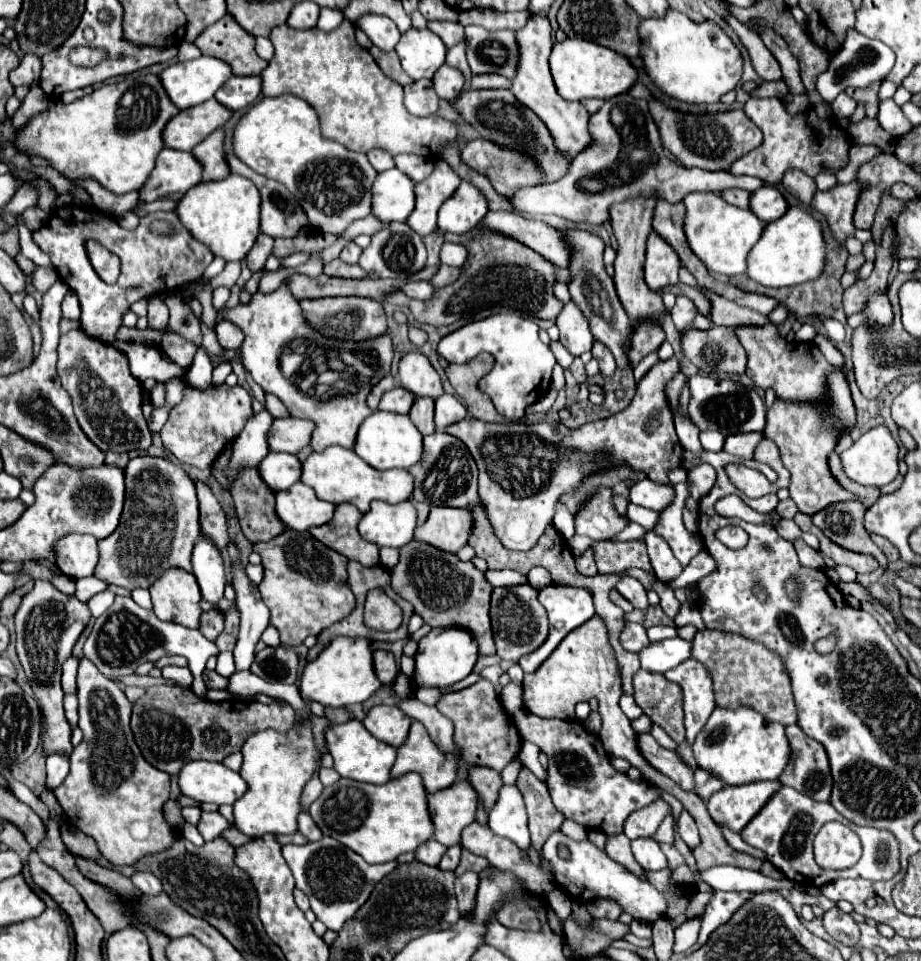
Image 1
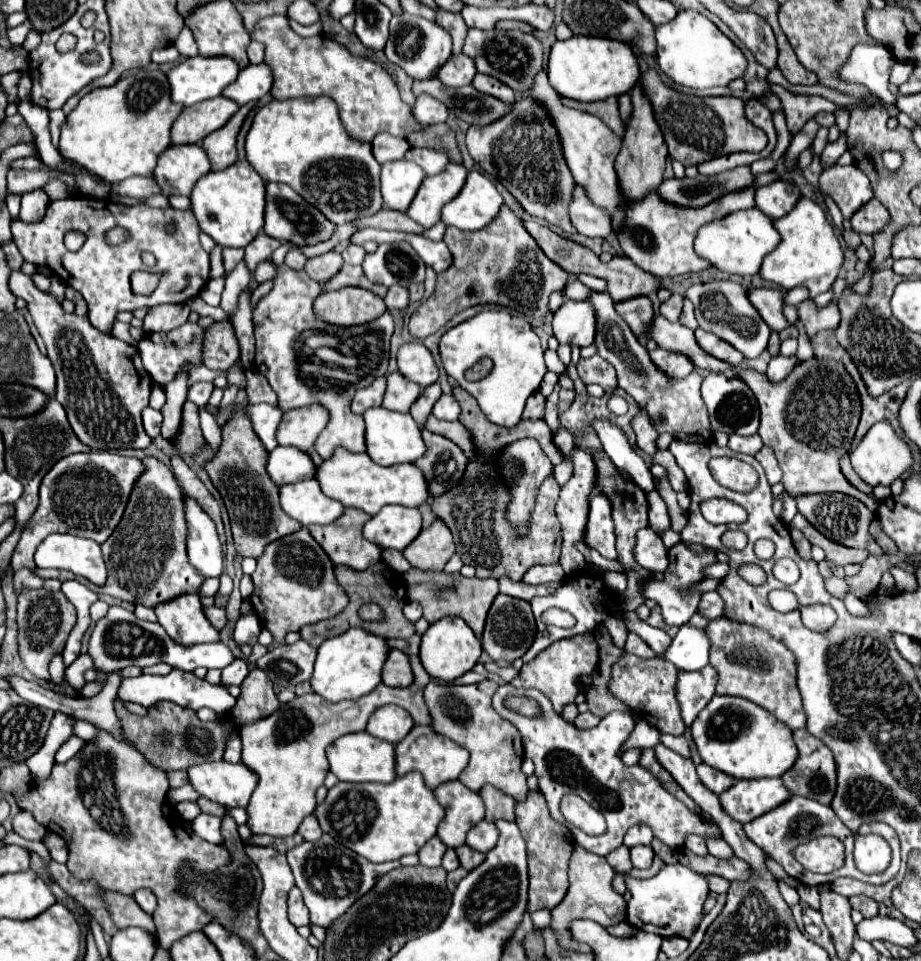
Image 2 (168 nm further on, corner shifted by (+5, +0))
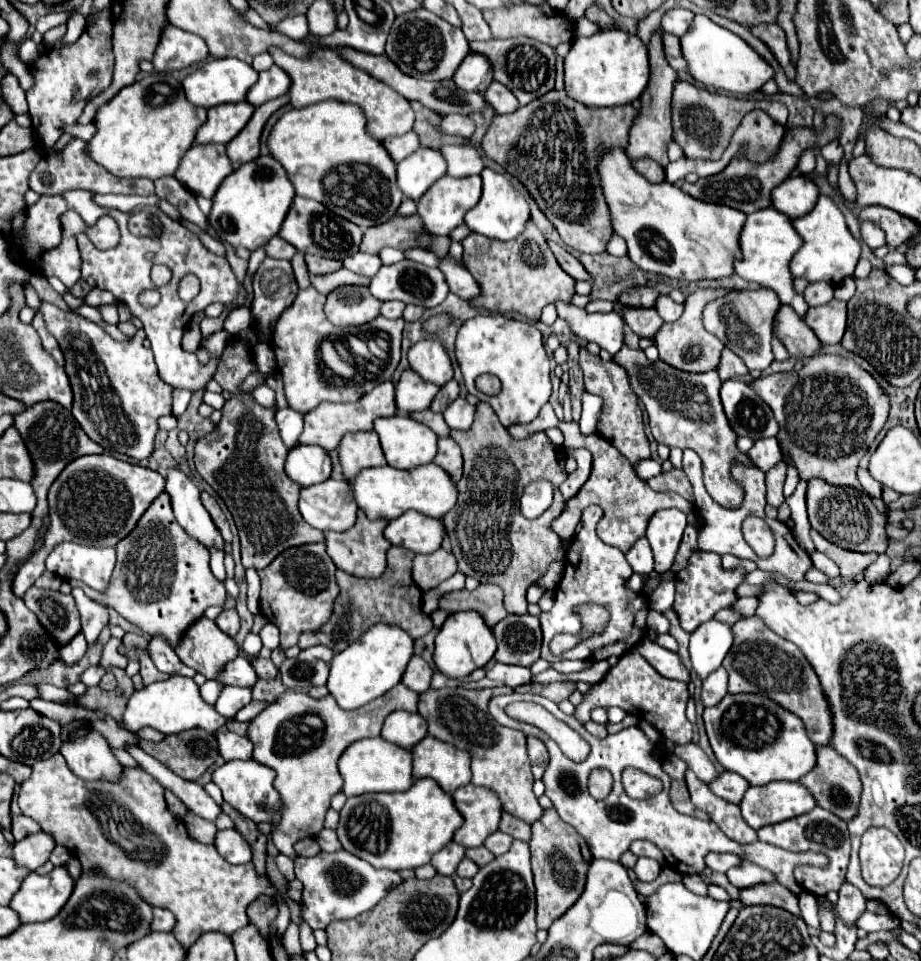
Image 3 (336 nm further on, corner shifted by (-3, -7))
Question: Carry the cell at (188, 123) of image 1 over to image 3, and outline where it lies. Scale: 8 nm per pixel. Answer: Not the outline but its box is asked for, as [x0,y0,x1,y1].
[198,102,254,144]

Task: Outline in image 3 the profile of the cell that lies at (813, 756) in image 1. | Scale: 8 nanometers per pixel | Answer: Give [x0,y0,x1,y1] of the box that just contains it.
[800,746,862,822]

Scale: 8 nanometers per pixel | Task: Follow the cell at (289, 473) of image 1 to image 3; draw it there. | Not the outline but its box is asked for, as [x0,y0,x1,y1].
[286,444,332,486]

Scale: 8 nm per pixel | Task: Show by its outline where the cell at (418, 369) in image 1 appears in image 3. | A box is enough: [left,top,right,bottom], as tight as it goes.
[408,338,454,386]

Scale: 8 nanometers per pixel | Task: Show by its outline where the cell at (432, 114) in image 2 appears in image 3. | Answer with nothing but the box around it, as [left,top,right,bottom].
[442,114,476,138]

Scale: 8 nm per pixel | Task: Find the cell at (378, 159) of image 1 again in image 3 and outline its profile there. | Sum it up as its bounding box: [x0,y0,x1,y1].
[382,130,420,162]

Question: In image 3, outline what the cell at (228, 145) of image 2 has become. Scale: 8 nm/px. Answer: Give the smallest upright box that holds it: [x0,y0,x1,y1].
[226,96,290,168]

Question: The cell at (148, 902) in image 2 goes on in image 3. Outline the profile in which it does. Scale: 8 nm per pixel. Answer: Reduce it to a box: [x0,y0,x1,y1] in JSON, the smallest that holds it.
[152,908,176,932]

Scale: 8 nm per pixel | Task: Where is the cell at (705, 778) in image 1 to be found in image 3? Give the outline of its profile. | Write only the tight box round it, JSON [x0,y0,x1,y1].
[710,772,750,804]

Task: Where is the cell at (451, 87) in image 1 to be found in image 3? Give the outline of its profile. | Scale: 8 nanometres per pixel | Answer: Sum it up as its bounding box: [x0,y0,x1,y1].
[454,52,494,94]

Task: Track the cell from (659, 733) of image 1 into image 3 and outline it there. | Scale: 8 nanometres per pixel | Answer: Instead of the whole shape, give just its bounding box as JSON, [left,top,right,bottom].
[674,742,718,784]

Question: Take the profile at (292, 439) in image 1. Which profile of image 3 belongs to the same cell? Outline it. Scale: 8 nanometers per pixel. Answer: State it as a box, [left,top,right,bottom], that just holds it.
[300,382,396,450]

